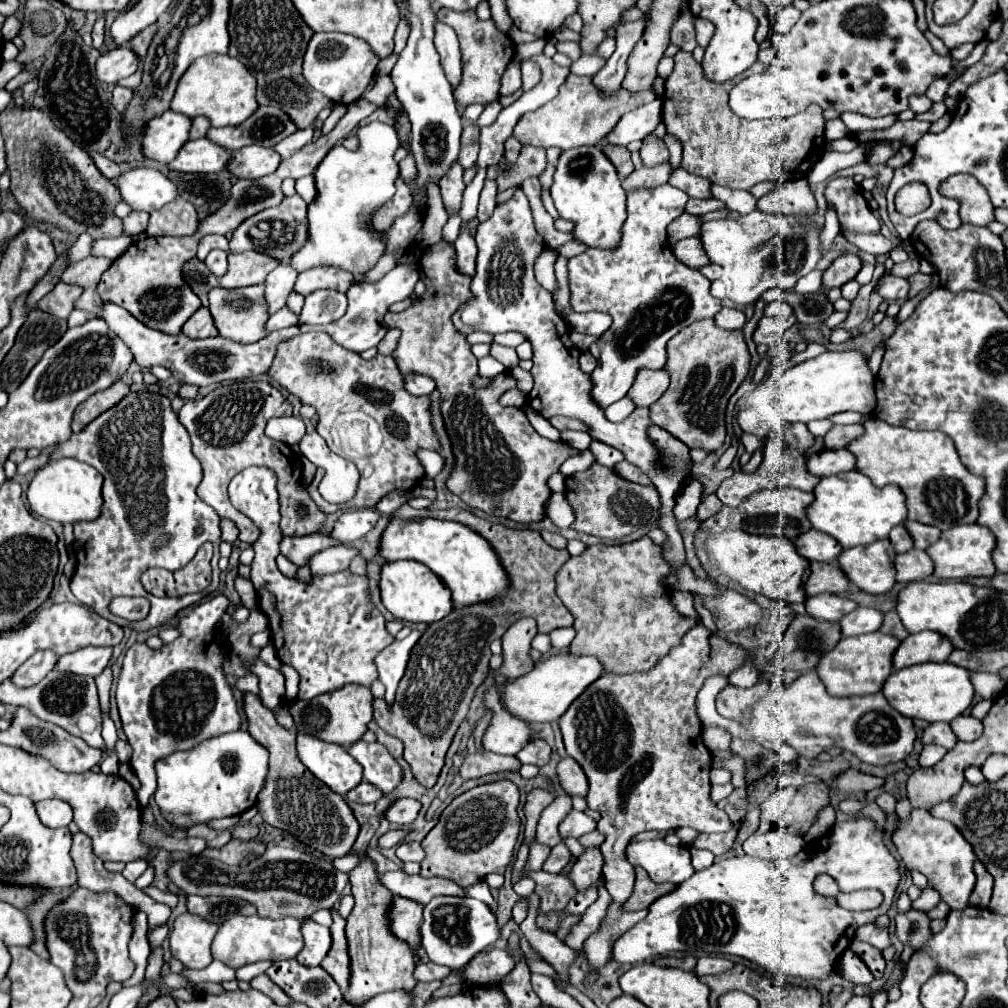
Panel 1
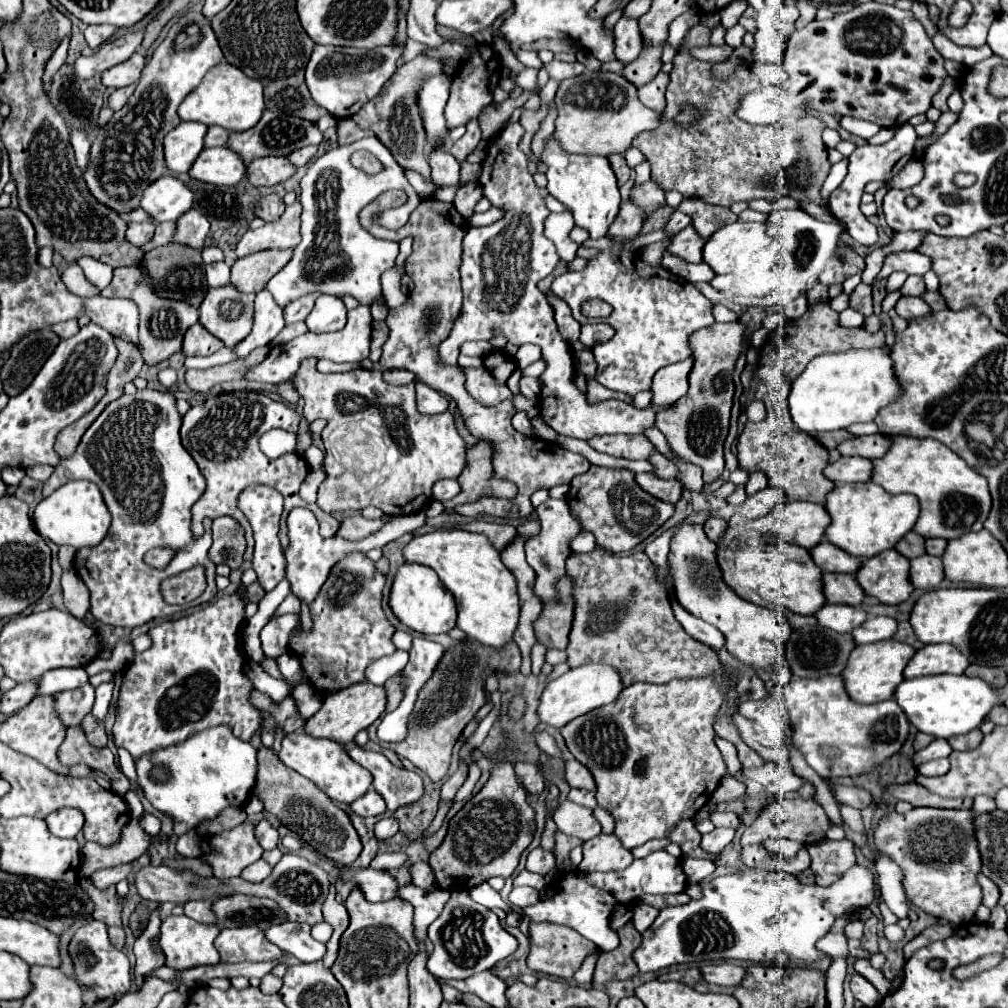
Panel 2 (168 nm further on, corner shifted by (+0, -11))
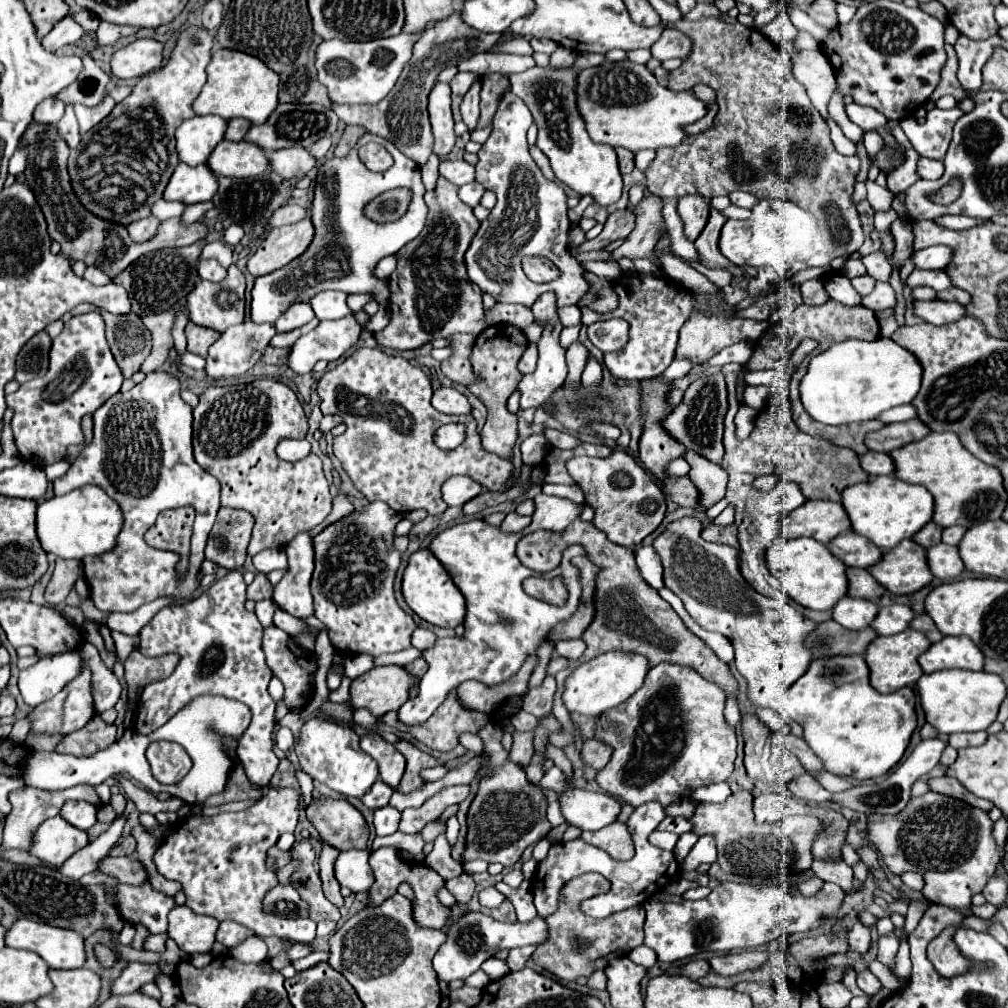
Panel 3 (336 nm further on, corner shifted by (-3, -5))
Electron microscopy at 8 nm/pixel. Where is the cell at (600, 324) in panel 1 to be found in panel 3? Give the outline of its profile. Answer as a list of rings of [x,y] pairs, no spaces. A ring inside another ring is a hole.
[[[608,319],[588,325],[588,339],[600,351],[618,351],[628,341],[628,323],[624,319]]]

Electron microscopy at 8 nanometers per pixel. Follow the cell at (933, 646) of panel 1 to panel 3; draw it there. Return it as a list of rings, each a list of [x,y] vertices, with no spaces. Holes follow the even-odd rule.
[[[944,637],[942,641],[930,645],[930,649],[922,653],[918,661],[924,673],[934,673],[952,667],[980,671],[984,657],[968,637]]]

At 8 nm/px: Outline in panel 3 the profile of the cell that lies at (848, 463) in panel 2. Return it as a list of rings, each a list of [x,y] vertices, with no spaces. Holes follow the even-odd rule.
[[[868,451],[864,455],[860,455],[860,465],[862,469],[870,475],[892,475],[894,473],[894,463],[890,459],[888,453],[876,453],[876,451]]]

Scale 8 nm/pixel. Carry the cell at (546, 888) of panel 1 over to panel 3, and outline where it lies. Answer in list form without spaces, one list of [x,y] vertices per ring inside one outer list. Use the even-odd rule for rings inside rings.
[[[595,872],[583,874],[569,881],[561,891],[561,901],[564,903],[560,905],[560,909],[552,917],[546,919],[546,925],[550,929],[550,937],[546,939],[546,943],[536,947],[532,961],[538,967],[556,975],[558,979],[574,981],[580,975],[590,977],[592,971],[604,969],[610,959],[620,957],[620,955],[628,955],[634,947],[642,945],[642,941],[644,941],[642,925],[644,925],[644,915],[646,915],[642,905],[636,905],[636,907],[616,913],[616,923],[600,923],[598,919],[586,917],[584,913],[580,913],[580,902],[609,890],[609,881]]]

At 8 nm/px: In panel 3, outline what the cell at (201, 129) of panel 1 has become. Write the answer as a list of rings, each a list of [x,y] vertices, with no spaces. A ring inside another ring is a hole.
[[[230,119],[228,125],[226,125],[226,137],[224,139],[242,141],[248,127],[250,127],[250,121],[246,121],[246,119]]]

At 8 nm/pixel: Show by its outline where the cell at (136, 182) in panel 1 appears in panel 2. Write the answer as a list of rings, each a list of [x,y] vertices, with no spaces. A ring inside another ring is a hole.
[[[163,175],[143,193],[141,207],[153,215],[157,223],[175,221],[193,207],[195,193],[177,177]]]

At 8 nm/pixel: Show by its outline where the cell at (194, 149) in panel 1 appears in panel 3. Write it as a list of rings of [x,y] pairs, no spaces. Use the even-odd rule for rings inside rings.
[[[220,141],[214,153],[210,153],[206,165],[214,175],[248,179],[268,169],[268,155],[254,143],[248,141]]]

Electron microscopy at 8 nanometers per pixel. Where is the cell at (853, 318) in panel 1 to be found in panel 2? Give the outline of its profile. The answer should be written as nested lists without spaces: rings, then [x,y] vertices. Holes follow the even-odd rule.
[[[859,283],[859,285],[853,289],[853,293],[849,295],[849,305],[851,305],[855,311],[859,311],[859,313],[863,313],[865,317],[869,317],[869,315],[873,313],[871,287],[865,285],[865,283]]]

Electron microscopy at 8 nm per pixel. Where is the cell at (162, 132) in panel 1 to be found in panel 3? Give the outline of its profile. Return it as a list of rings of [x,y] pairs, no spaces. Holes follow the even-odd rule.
[[[196,115],[176,129],[176,151],[182,163],[206,163],[212,149],[224,139],[226,119],[214,115]]]

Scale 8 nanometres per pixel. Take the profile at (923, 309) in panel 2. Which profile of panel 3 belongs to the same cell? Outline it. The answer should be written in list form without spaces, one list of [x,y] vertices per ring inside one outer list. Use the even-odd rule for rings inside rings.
[[[914,301],[914,315],[934,323],[934,325],[944,325],[944,323],[954,323],[960,317],[964,317],[964,307],[958,303],[948,303],[948,301]]]

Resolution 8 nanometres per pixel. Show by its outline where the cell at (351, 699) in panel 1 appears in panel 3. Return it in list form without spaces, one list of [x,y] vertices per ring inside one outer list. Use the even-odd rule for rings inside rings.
[[[374,667],[356,677],[350,685],[350,707],[368,709],[374,717],[382,717],[388,711],[400,709],[408,701],[408,689],[418,683],[402,667]]]

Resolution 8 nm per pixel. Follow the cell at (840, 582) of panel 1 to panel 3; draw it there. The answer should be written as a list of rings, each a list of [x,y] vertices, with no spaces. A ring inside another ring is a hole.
[[[848,567],[846,577],[848,577],[848,595],[850,597],[878,601],[880,595],[884,593],[884,587],[880,583],[876,583],[874,577],[866,569]]]

